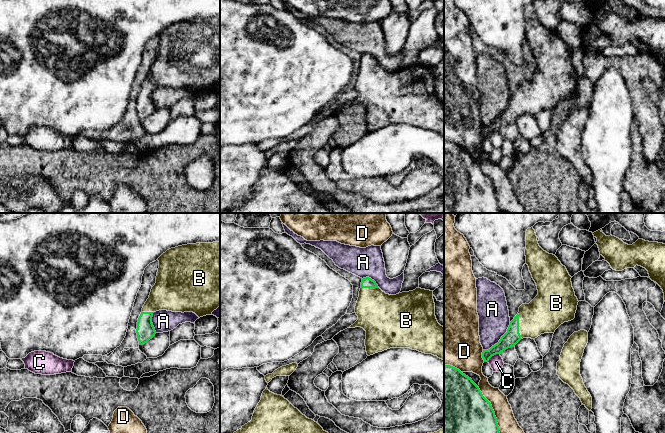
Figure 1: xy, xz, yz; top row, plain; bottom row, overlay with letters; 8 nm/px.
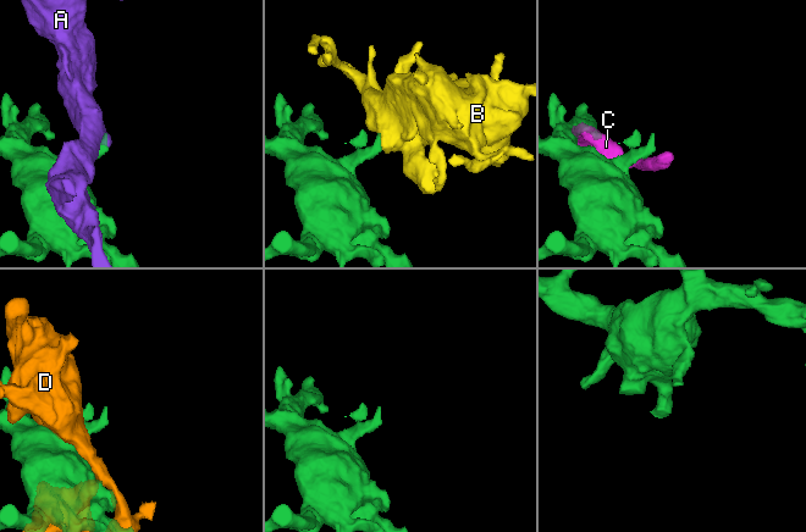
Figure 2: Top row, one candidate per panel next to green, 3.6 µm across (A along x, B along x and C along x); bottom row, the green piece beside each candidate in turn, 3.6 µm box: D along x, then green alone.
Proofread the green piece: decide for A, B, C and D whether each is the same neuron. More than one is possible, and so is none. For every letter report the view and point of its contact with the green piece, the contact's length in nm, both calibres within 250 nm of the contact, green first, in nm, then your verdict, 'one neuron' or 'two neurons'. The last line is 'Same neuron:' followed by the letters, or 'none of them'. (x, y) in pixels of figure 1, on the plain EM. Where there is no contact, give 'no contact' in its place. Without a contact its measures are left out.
A: yz (500, 115) | 320 nm | 120/240 nm | two neurons
B: yz (518, 102) | 220 nm | 120/300 nm | one neuron
C: yz (493, 131) | 120 nm | 120/110 nm | two neurons
D: yz (493, 187) | 460 nm | 500/180 nm | two neurons
Same neuron: B

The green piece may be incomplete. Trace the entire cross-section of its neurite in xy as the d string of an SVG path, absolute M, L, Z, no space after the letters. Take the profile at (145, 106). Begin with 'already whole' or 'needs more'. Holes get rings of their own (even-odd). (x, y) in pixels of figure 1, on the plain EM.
needs more | M220 18L187 20L171 24L163 29L158 37L156 59L137 98L139 121L147 119L155 112L152 93L156 87L193 88L200 94L211 91L220 83Z

